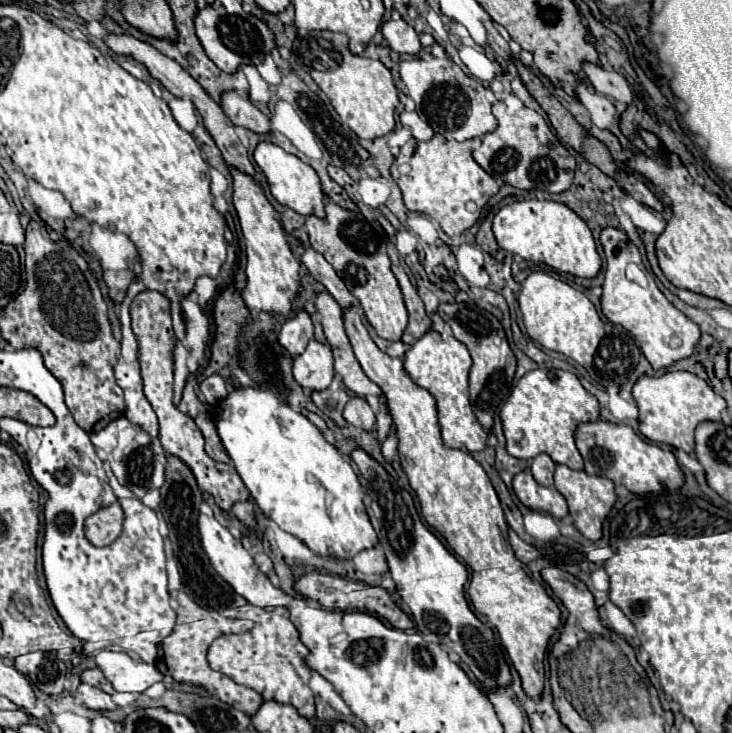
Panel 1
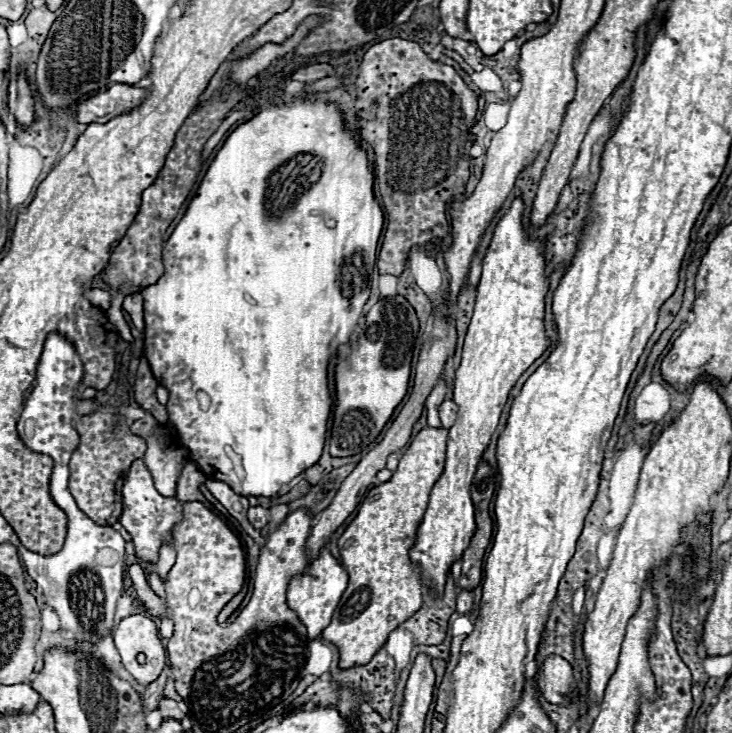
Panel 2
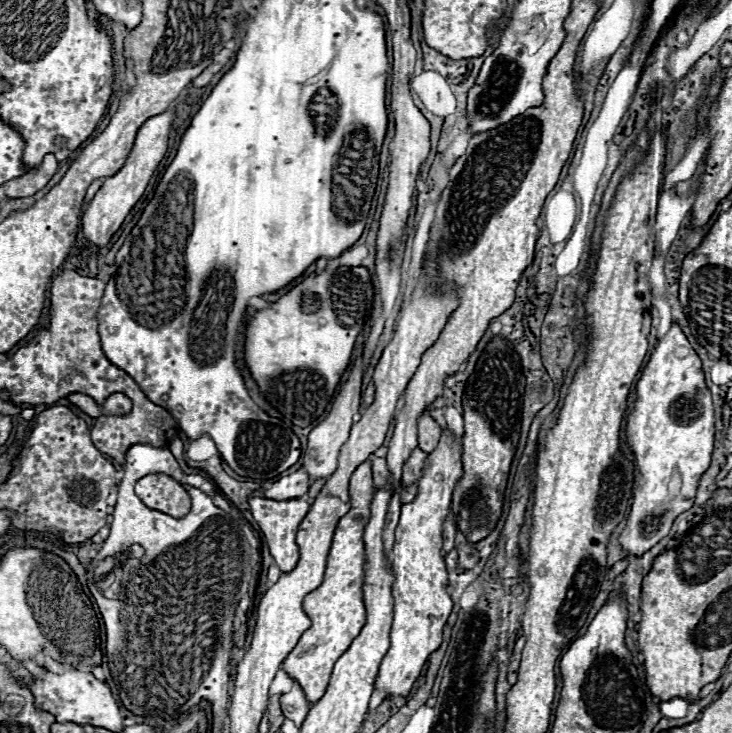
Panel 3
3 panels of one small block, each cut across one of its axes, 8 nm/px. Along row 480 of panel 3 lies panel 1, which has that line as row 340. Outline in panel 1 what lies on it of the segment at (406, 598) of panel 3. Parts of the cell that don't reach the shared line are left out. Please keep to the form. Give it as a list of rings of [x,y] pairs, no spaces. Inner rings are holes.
[[[428,330],[414,346],[404,354],[404,370],[412,378],[414,384],[426,388],[436,398],[438,408],[438,424],[442,428],[442,440],[448,448],[480,452],[486,448],[488,432],[478,424],[470,400],[468,400],[468,374],[472,366],[472,358],[462,342],[454,336],[442,338],[442,334]]]

